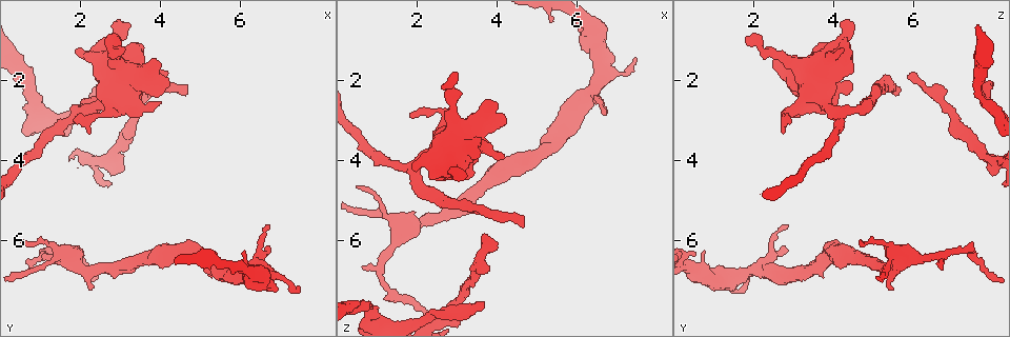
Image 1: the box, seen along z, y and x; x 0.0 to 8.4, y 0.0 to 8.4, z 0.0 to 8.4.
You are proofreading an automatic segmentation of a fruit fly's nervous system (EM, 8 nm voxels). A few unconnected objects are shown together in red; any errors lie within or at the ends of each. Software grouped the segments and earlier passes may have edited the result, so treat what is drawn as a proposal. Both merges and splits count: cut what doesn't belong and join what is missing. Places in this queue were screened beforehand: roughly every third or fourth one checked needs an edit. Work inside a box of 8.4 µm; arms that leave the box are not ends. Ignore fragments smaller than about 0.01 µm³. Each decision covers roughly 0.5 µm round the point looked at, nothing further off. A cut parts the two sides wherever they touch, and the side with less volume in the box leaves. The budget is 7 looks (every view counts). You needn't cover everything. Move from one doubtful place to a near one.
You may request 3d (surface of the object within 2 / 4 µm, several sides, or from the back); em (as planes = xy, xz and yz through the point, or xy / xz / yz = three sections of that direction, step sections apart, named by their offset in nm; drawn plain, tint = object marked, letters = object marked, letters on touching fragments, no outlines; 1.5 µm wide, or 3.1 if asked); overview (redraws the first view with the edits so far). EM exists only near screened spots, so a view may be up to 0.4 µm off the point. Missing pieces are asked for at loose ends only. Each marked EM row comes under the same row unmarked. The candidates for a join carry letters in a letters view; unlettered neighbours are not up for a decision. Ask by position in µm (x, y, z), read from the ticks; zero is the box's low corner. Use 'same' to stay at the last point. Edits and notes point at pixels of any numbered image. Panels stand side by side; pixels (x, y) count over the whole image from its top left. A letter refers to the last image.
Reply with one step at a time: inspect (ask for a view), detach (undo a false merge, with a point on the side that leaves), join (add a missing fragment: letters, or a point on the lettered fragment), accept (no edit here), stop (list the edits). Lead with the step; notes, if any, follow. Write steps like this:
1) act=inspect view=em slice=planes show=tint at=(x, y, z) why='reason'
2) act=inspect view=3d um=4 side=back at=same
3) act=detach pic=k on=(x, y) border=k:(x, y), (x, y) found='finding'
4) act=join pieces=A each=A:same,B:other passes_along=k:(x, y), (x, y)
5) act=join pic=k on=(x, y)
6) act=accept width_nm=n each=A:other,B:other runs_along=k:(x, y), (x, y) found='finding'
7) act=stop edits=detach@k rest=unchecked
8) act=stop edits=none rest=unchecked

act=inspect view=3d um=4 at=(4.25, 1.75, 3.90) why='an open end'

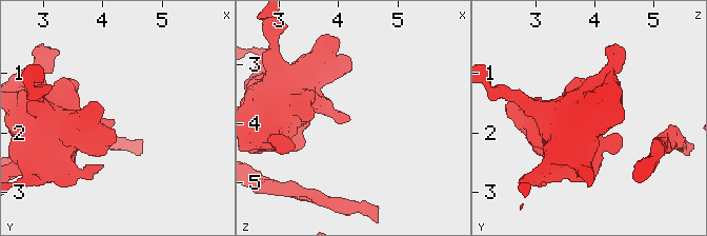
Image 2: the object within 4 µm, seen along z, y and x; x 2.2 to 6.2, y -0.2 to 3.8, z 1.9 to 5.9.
act=inspect view=em slice=planes show=letters at=(4.20, 1.80, 3.90) why='now the EM'

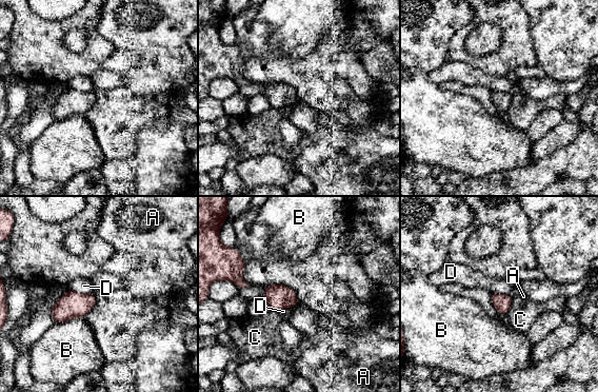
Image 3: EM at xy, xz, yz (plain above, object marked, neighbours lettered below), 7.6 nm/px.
act=accept each=A:other,B:other,C:other,D:other border=3:(298, 304), (294, 307) found='none of them fits'

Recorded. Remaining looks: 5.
act=inspect view=3d um=2 at=(4.60, 2.20, 5.70) why='branch stops here'

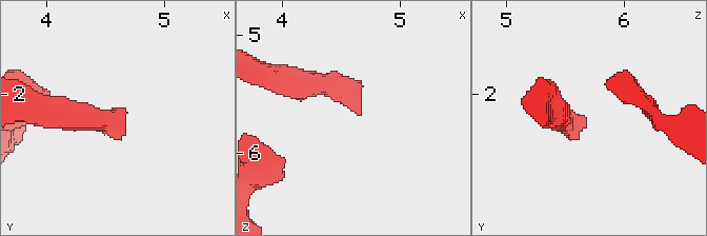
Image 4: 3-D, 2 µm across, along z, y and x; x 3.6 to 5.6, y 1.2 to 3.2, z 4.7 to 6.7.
act=inspect view=em slice=yz step=4 show=tint at=(4.64, 2.24, 5.68) why='shape alone is not enough'

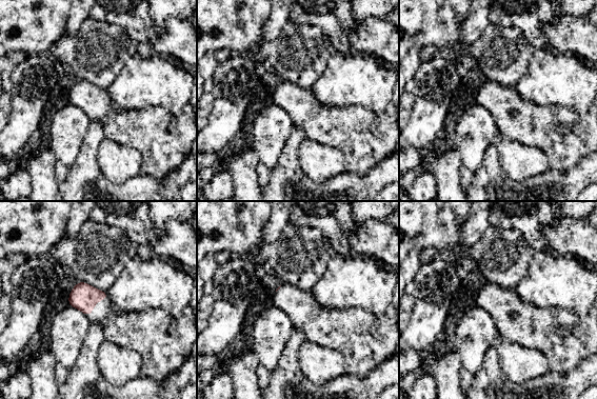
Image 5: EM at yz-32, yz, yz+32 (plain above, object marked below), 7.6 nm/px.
act=inspect view=em slice=planes show=letters at=same why='another direction'

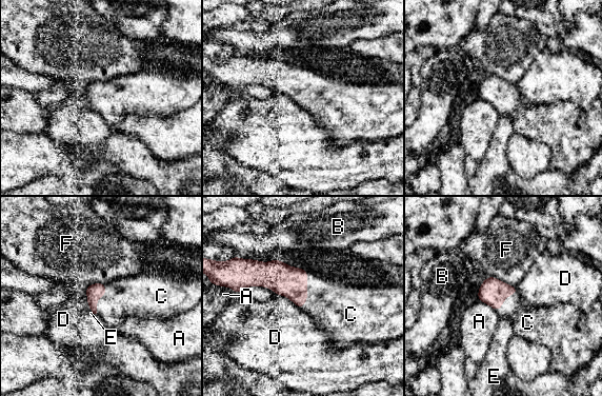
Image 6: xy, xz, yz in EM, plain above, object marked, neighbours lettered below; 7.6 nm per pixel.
act=join pieces=C longest_contact=C:300nm each=A:other,B:other,C:same,D:other,E:other,F:other passes_along=6:(283, 279), (306, 291), (335, 307) found='the neuron continues'

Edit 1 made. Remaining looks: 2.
act=stop edits=join@6 rest=unchecked

